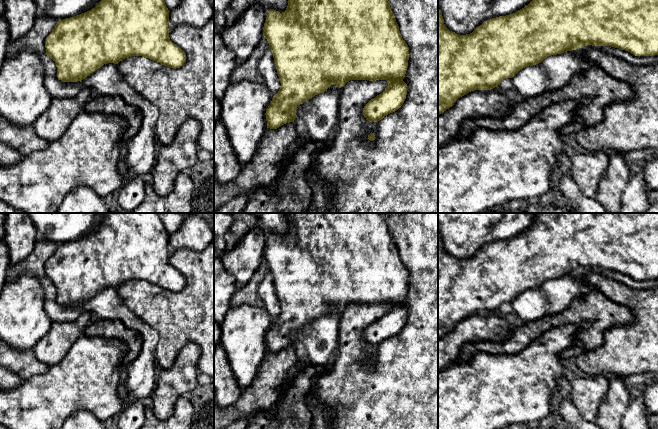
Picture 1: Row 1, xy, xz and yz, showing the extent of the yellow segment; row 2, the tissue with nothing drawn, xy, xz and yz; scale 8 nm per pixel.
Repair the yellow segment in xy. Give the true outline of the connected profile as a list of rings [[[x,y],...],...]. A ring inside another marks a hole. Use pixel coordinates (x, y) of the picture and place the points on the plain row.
[[[104,213],[99,228],[90,235],[57,245],[45,265],[46,279],[56,288],[57,301],[62,306],[78,306],[104,288],[117,288],[125,282],[142,280],[176,293],[186,286],[184,275],[169,262],[169,237],[157,213]]]

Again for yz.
[[[536,213],[532,225],[513,238],[499,240],[484,245],[472,257],[459,259],[450,255],[444,248],[441,234],[438,232],[438,339],[454,329],[456,324],[474,314],[491,314],[505,302],[514,301],[527,290],[541,287],[552,279],[562,278],[584,270],[611,270],[630,276],[635,280],[658,279],[658,213]]]

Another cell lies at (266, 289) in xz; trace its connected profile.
[[[270,272],[265,275],[263,281],[258,286],[258,293],[269,316],[272,320],[276,319],[280,313],[281,307]]]

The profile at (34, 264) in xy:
[[[38,236],[32,252],[18,263],[10,264],[6,280],[13,281],[19,276],[31,274],[39,281],[46,281],[45,265],[57,248],[57,244]]]

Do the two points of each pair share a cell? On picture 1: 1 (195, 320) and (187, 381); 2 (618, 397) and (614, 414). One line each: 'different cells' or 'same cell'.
1: different cells
2: same cell

